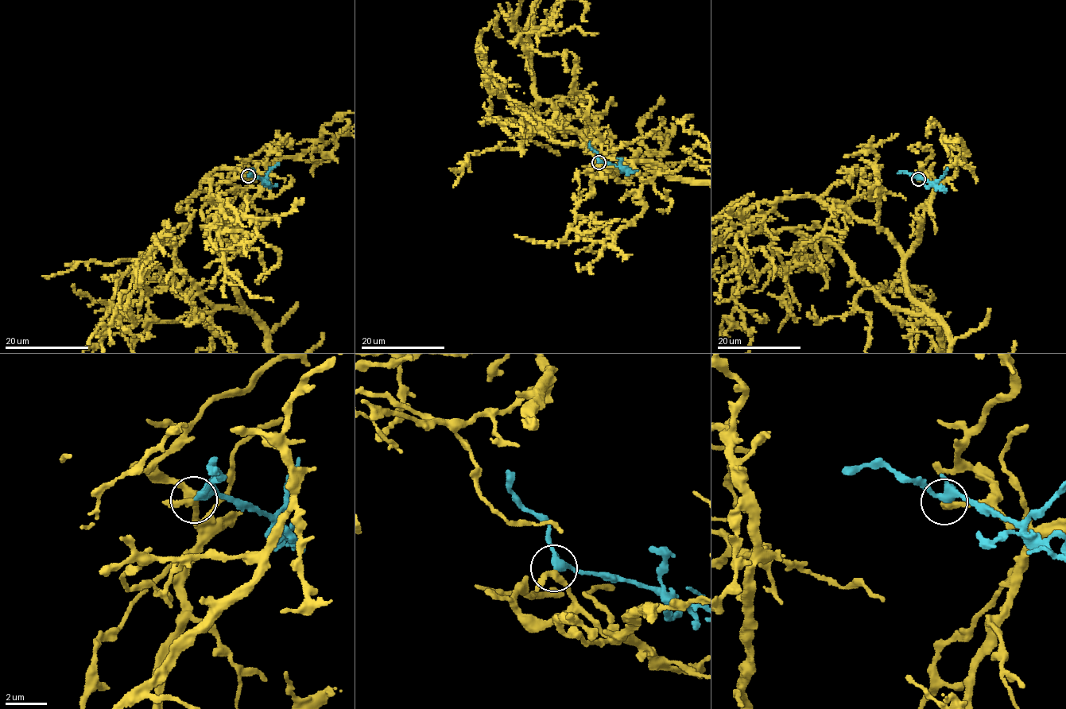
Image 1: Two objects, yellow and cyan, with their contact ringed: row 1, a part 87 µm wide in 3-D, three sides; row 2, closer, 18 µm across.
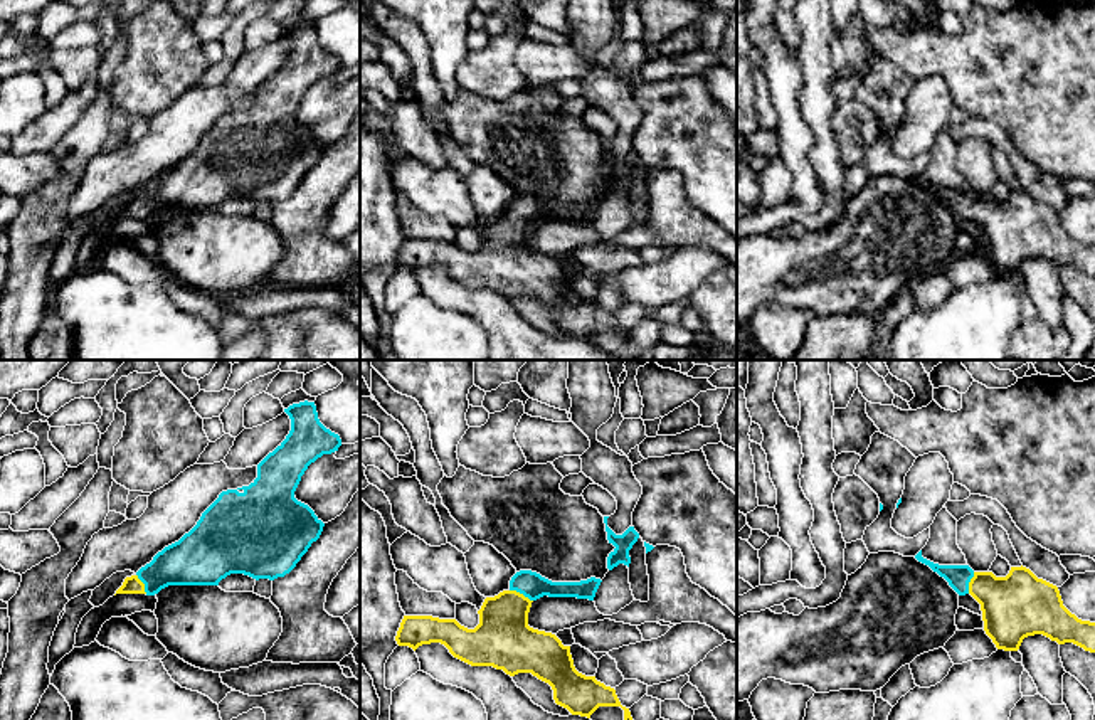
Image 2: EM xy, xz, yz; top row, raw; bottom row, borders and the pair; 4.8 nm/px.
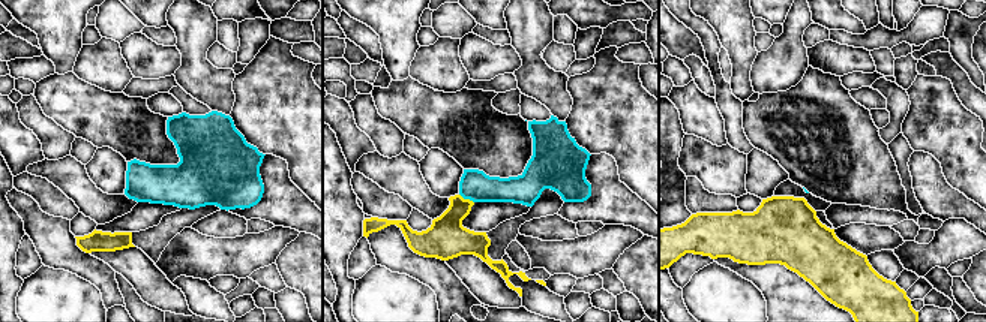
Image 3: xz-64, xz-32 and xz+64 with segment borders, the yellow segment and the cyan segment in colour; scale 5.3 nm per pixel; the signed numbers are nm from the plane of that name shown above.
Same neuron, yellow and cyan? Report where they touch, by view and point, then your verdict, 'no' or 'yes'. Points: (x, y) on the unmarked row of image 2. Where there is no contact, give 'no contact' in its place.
xz (522, 217) | yes

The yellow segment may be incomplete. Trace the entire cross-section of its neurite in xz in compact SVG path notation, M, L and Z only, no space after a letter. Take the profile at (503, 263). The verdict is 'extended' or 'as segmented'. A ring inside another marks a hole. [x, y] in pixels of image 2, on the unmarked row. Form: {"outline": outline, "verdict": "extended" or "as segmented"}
{"outline": "M520 193L511 200L508 214L484 222L474 252L456 242L404 239L395 264L414 274L422 267L441 266L454 281L471 289L493 289L510 299L532 296L552 310L555 326L572 338L590 341L599 330L621 330L624 345L611 355L616 360L646 360L614 311L575 293L570 269L563 269L552 256L528 249L533 224L543 219L594 224L600 205L595 200L552 205L537 195Z", "verdict": "extended"}

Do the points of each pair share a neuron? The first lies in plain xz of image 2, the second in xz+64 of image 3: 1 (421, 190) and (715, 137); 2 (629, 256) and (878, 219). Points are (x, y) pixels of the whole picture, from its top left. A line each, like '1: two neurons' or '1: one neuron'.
1: two neurons
2: two neurons

